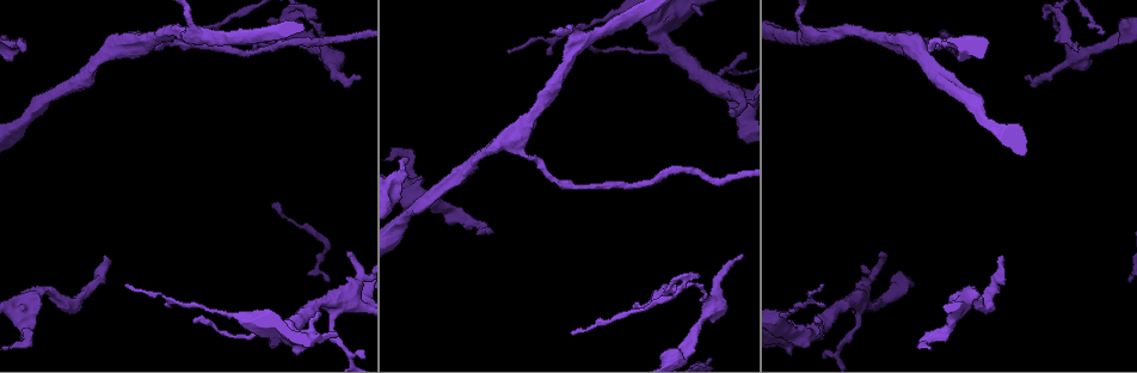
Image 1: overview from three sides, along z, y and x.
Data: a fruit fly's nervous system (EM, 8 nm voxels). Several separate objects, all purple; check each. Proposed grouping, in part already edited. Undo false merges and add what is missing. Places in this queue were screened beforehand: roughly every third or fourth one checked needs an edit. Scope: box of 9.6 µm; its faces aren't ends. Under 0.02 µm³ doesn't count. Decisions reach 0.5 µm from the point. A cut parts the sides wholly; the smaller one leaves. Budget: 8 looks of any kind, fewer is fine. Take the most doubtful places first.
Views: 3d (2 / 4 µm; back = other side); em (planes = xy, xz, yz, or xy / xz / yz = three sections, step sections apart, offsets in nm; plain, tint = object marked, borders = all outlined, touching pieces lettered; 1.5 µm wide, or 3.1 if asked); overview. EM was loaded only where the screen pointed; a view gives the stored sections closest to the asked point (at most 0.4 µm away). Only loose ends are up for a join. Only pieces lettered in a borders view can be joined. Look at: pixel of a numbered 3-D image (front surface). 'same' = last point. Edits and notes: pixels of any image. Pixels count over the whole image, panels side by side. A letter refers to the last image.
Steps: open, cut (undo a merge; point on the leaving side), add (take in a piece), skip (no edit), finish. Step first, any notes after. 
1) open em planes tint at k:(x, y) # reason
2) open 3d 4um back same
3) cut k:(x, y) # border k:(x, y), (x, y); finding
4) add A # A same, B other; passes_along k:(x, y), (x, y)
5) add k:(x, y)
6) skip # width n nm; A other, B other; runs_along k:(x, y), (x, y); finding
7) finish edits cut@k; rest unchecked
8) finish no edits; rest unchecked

open em planes borders at 1:(953, 294) # free end

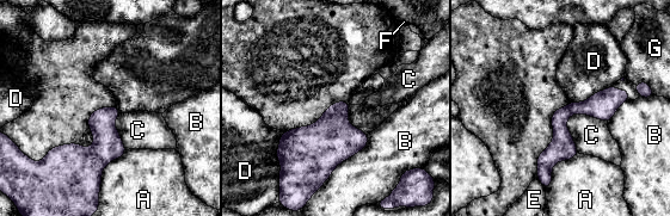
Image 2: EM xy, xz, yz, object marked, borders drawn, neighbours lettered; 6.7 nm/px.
skip # longest_contact B 500 nm; A other, B other, C other, D other, E other, F other, G other; runs_along 2:(624, 93), (560, 119), (544, 178); none of them fits

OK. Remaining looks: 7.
open em planes tint at 1:(549, 55) # thin end

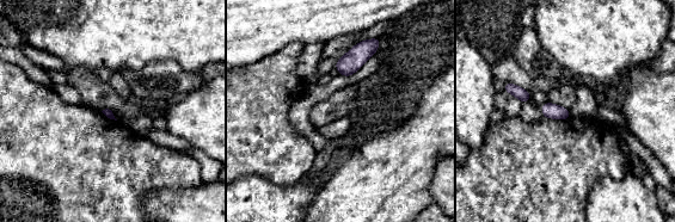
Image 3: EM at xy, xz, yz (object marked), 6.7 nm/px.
open em planes borders same

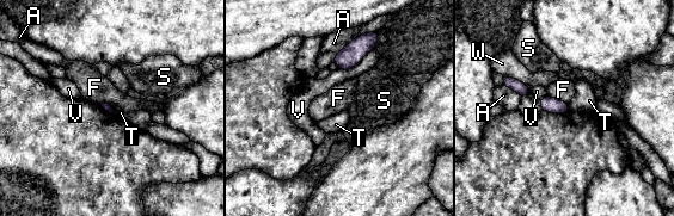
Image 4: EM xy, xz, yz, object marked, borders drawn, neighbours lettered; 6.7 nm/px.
skip # A other, F other, S other, T other, V other, W other; border 4:(109, 104), (116, 113); no lettered piece goes on from it

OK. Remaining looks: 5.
open 3d 4um at 1:(867, 283) # sharp bend

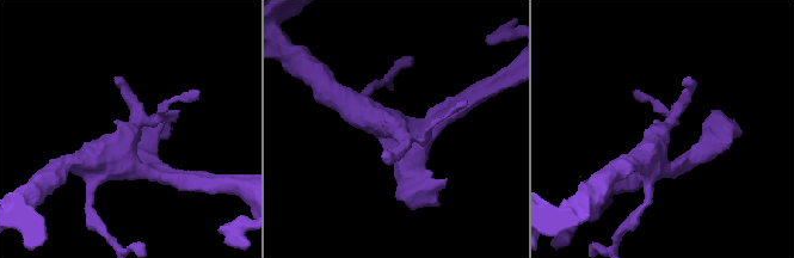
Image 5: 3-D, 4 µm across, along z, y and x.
open em planes tint at 5:(398, 134) # need the tissue

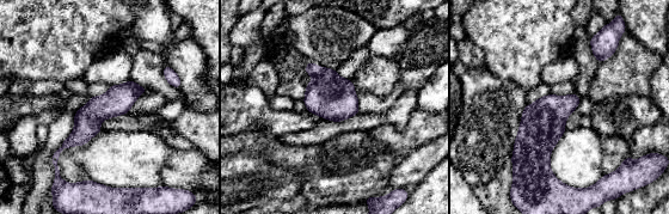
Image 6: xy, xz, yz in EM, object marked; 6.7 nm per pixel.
open em planes borders same

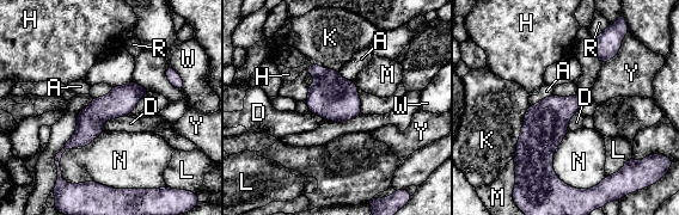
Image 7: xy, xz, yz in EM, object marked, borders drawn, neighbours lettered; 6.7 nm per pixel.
skip # width 200 nm; A other, D other, H other, K other, L other, M other, N other, R other, W other, Y other; border 7:(130, 112), (109, 118), (101, 127); all the same neuron

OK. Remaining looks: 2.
finish no edits; rest unchecked

